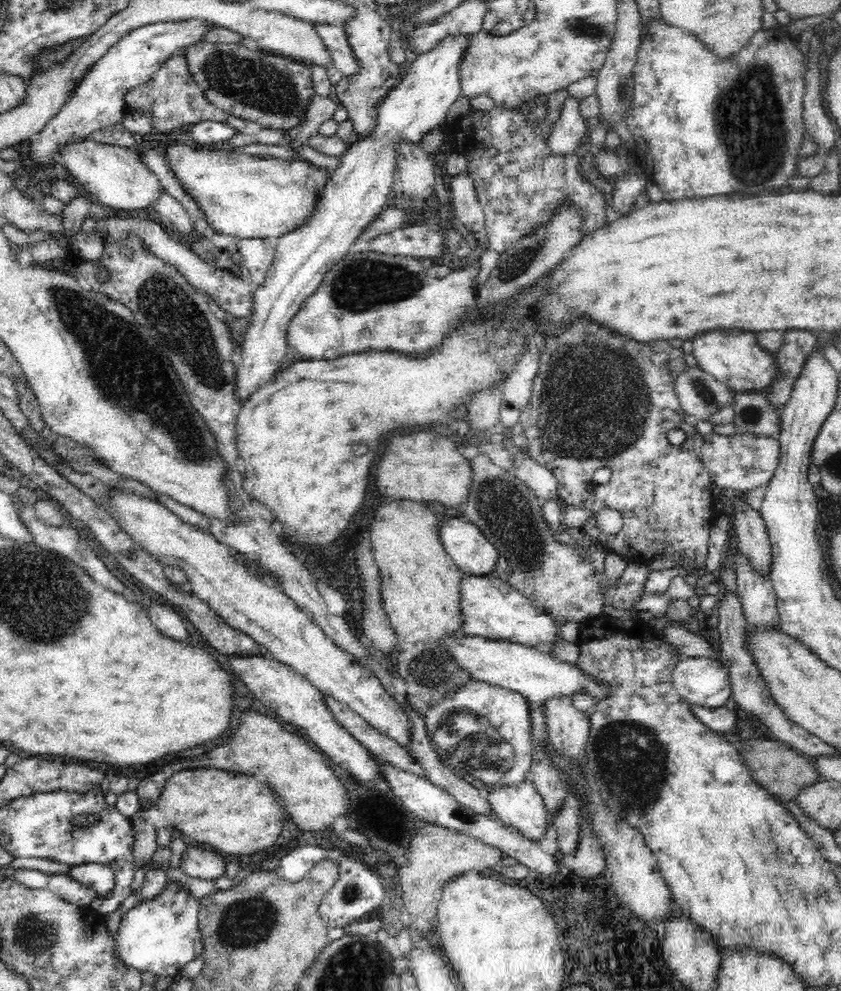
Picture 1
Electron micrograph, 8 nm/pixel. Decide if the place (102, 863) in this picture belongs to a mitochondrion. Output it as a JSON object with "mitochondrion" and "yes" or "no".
{"mitochondrion":"no"}

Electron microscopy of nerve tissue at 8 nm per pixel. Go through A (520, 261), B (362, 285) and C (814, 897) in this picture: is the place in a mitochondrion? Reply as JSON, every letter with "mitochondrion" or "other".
{"A":"mitochondrion","B":"mitochondrion","C":"mitochondrion"}

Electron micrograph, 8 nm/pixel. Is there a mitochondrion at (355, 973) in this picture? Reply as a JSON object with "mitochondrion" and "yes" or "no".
{"mitochondrion":"yes"}

